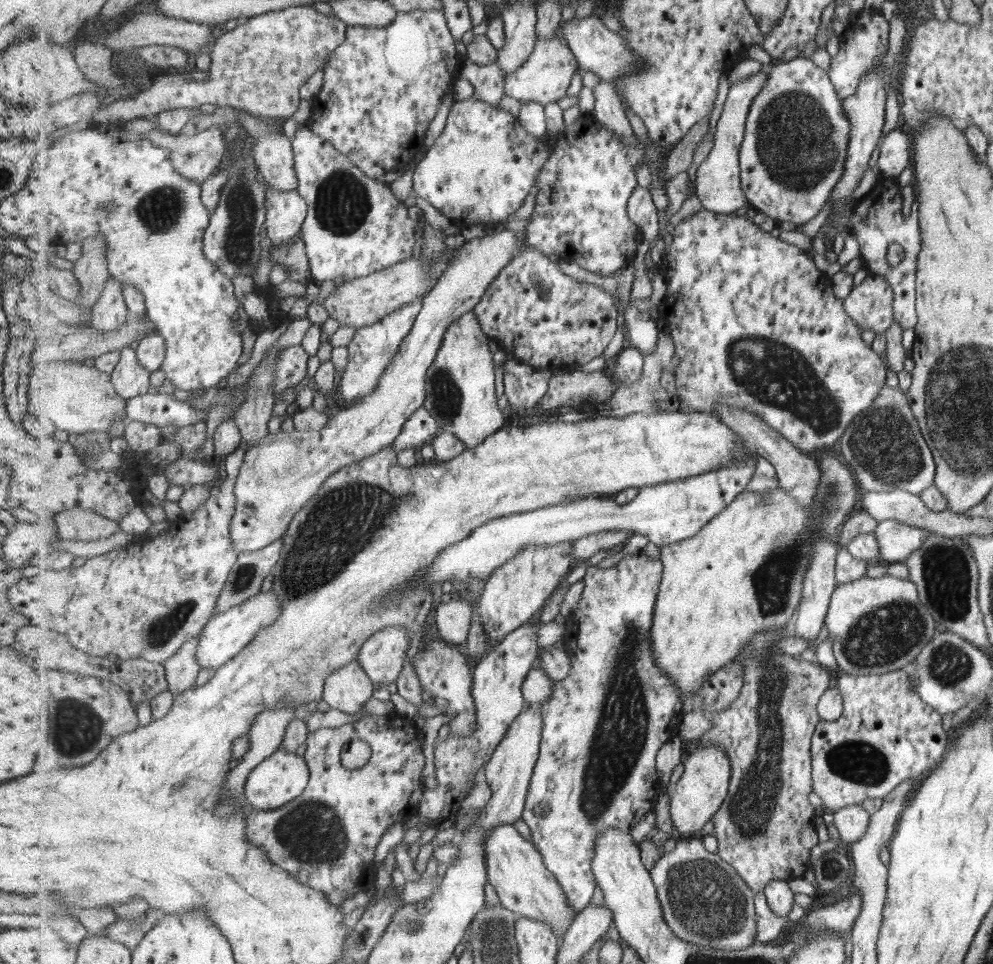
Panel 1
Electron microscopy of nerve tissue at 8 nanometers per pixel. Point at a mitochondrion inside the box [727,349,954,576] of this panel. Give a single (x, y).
(882, 444)

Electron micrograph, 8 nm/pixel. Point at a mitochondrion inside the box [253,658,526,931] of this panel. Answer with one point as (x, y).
(314, 833)

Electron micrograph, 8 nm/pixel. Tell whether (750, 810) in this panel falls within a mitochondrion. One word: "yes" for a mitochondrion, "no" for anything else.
yes

